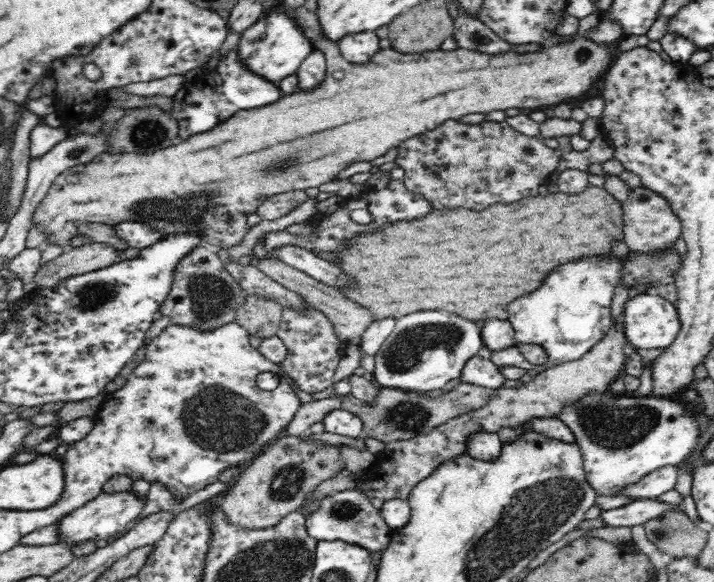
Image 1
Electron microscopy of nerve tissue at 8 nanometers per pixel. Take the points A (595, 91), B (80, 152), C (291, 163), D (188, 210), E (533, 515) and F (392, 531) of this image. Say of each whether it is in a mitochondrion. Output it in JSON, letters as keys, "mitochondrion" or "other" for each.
{"A":"other","B":"mitochondrion","C":"mitochondrion","D":"mitochondrion","E":"mitochondrion","F":"other"}

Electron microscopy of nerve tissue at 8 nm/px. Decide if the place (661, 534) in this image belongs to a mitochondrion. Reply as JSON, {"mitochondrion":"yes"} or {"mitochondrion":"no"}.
{"mitochondrion":"yes"}

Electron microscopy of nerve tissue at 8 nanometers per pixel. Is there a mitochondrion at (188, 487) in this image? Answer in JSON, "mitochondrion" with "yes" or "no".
{"mitochondrion":"no"}

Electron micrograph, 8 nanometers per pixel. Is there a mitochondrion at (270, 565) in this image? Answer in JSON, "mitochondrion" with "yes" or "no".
{"mitochondrion":"yes"}

